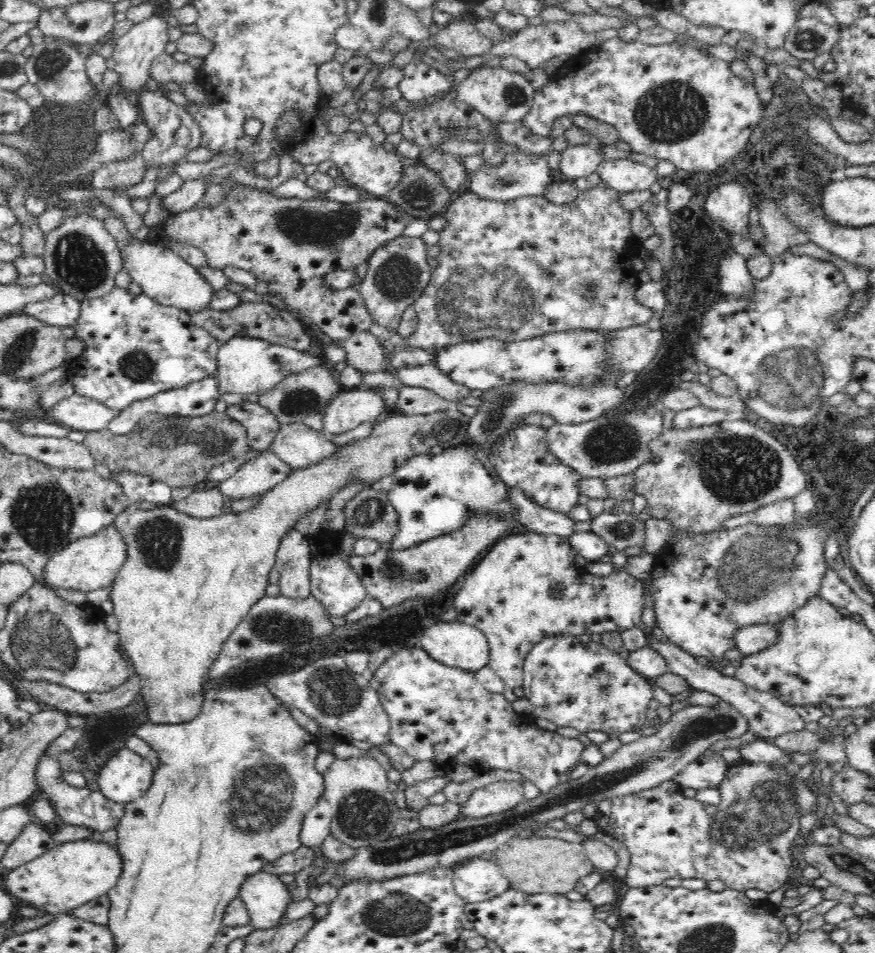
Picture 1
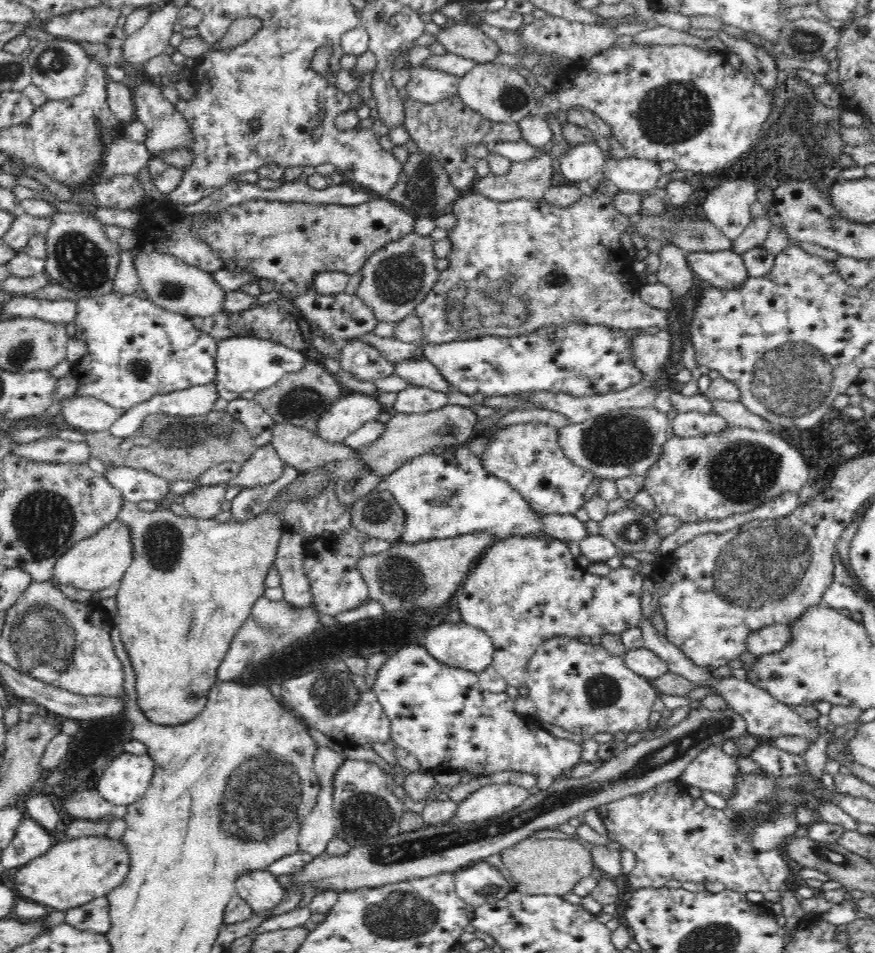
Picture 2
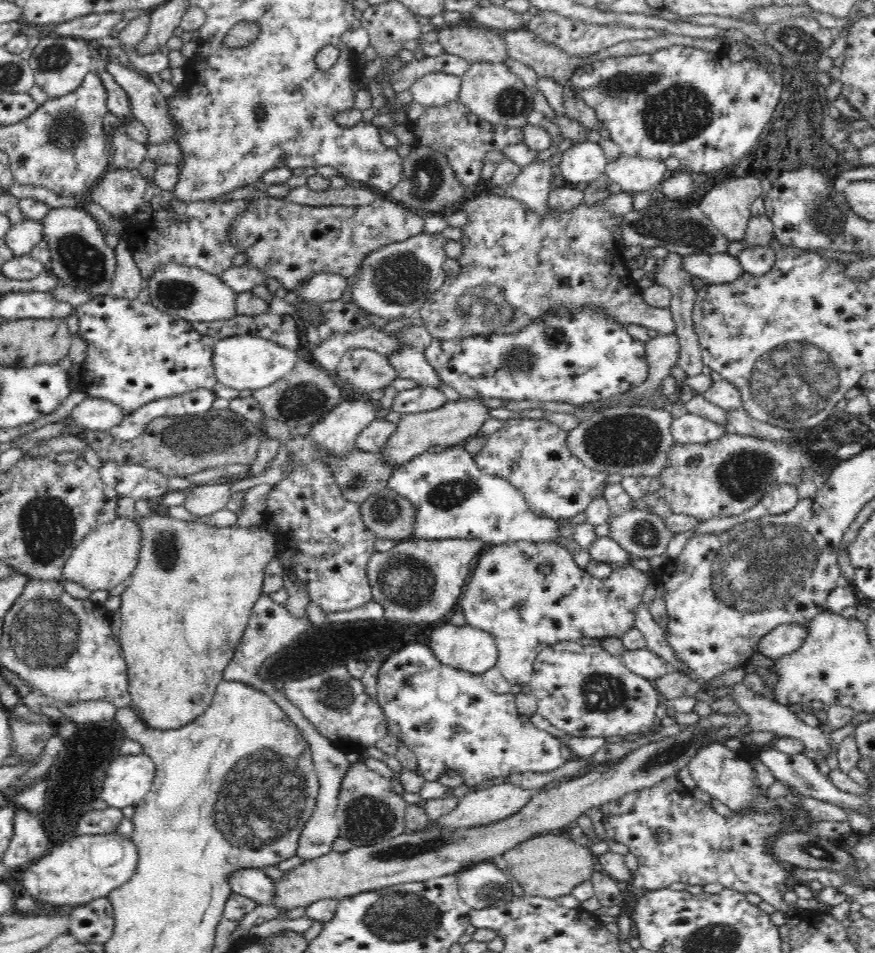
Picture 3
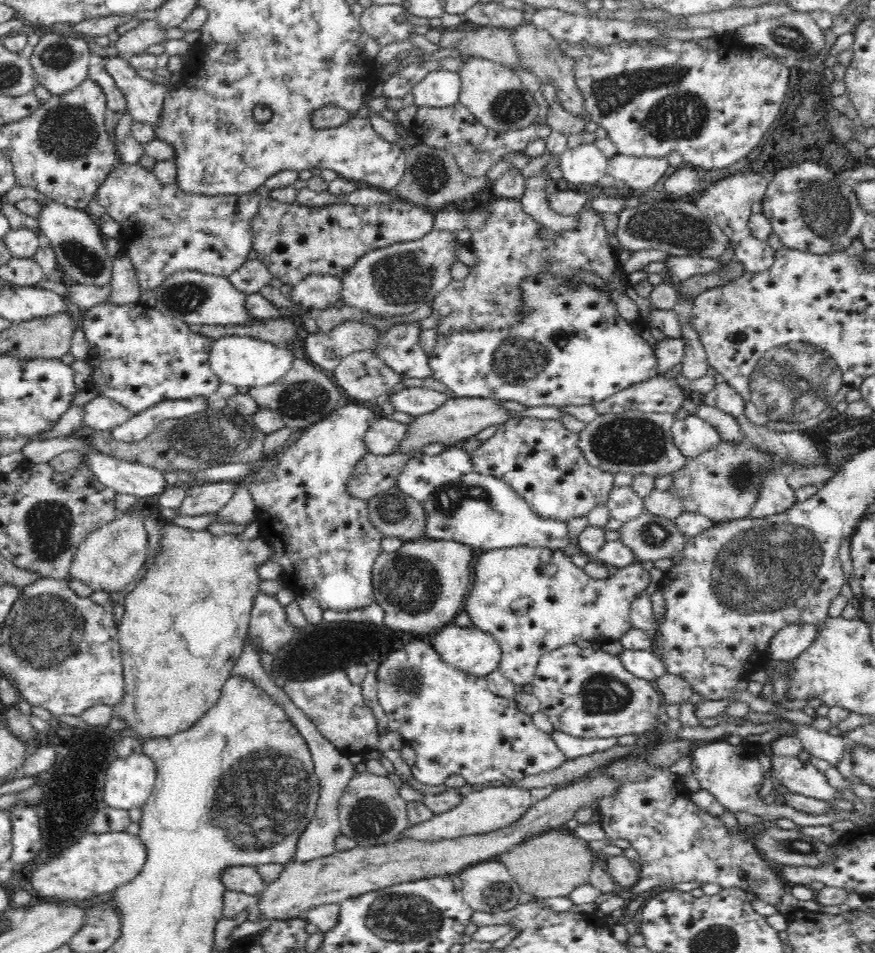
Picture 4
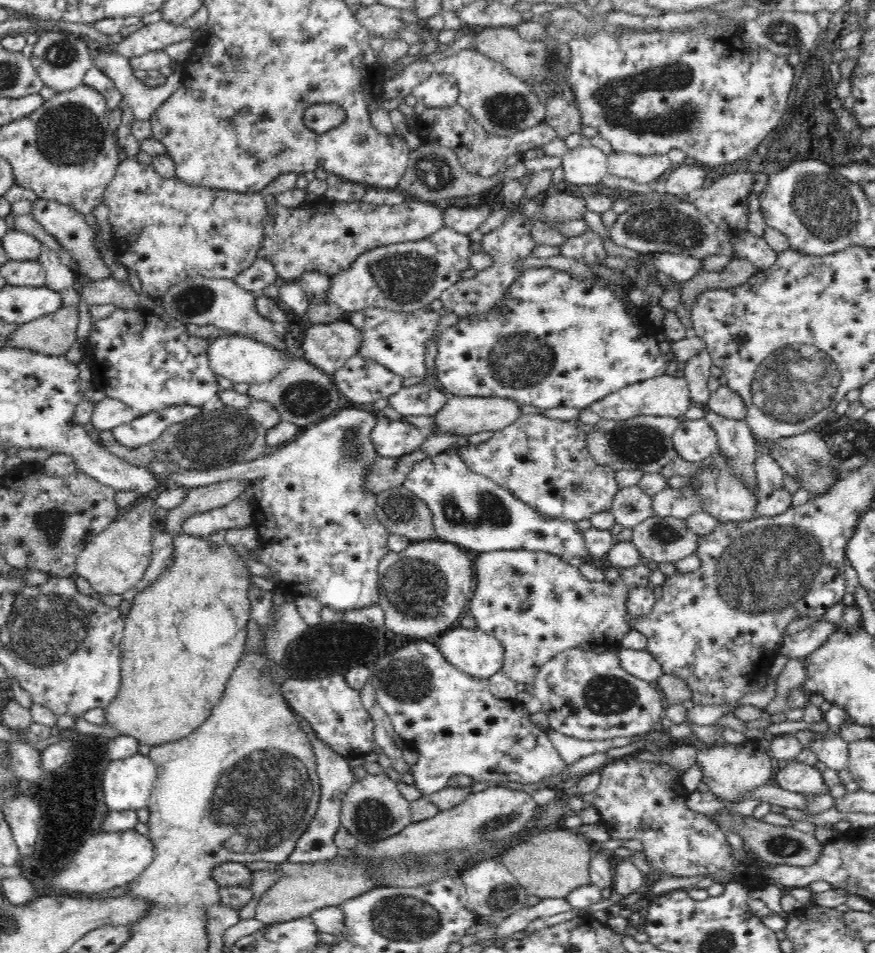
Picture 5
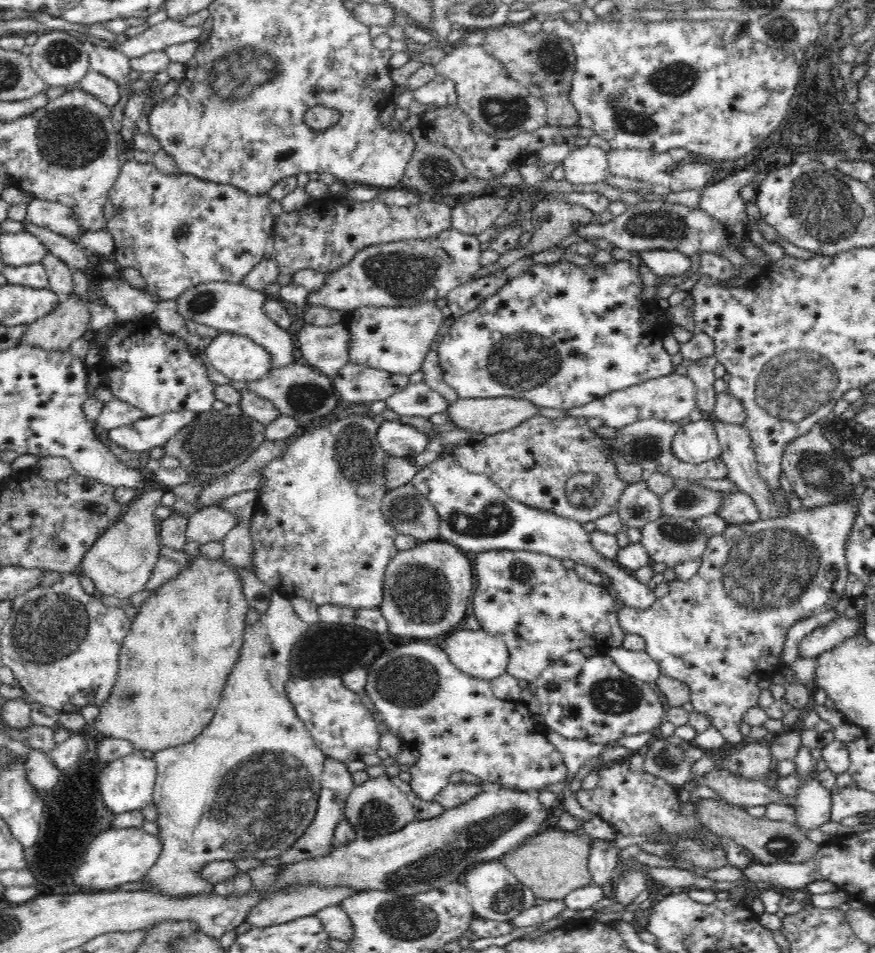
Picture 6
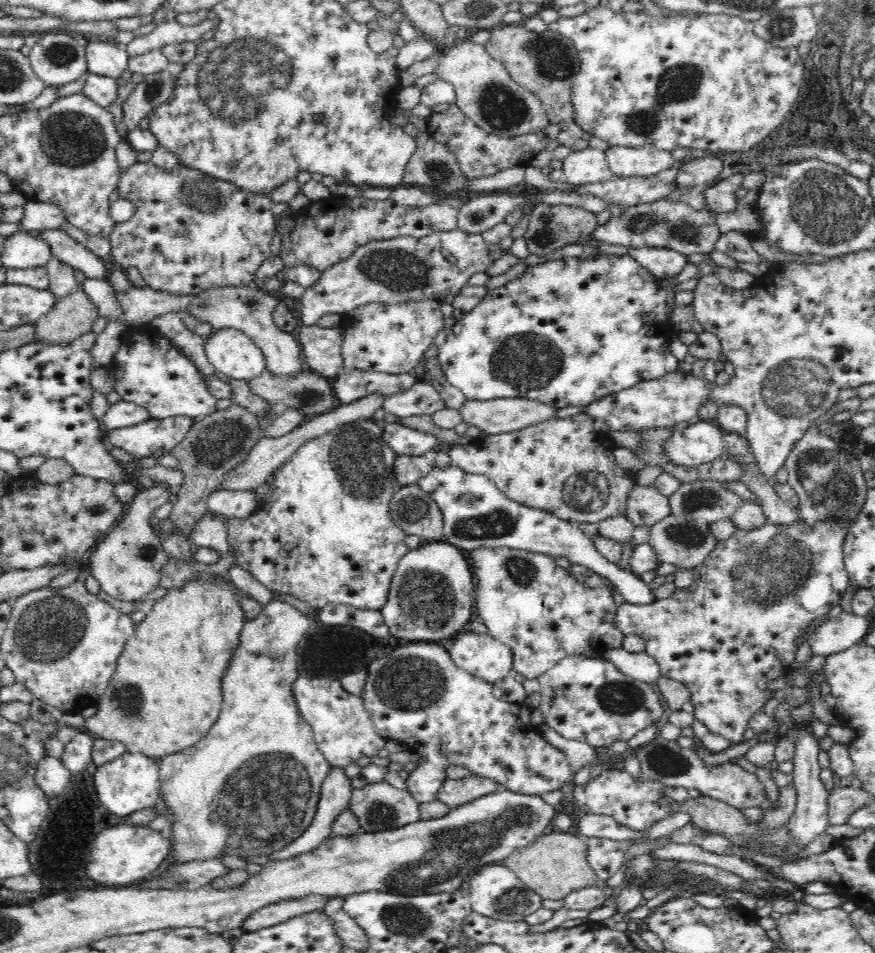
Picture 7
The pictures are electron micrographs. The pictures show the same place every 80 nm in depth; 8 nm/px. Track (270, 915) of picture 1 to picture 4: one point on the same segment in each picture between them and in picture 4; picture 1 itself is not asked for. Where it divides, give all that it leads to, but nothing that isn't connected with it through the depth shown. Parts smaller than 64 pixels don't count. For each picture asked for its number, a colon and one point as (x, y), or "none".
2: (261, 890)
3: (253, 883)
4: (238, 878)

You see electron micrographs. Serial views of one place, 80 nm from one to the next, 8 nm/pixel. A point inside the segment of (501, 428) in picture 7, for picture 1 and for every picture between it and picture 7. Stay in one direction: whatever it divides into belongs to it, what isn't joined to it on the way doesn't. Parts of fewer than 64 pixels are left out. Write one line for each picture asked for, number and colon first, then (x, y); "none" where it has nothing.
1: (188, 583)
2: (407, 435)
3: (450, 425)
4: (459, 418)
5: (461, 415)
6: (487, 416)

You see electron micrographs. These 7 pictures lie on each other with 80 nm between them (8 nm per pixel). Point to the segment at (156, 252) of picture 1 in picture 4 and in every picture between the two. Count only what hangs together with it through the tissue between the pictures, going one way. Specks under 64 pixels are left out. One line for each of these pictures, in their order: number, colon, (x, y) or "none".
2: (171, 284)
3: (190, 293)
4: (196, 298)

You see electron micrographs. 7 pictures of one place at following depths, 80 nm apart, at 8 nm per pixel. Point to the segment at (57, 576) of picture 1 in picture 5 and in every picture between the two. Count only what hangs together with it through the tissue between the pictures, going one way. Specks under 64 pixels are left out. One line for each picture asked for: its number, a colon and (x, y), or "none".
2: (100, 561)
3: (107, 557)
4: (110, 558)
5: (114, 562)

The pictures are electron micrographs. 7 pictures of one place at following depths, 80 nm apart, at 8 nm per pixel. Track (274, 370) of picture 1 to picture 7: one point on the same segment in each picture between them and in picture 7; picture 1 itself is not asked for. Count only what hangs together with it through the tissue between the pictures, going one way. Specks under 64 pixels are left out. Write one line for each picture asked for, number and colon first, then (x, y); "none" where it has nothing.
2: (243, 363)
3: (244, 362)
4: (240, 360)
5: (241, 359)
6: (237, 357)
7: (231, 352)

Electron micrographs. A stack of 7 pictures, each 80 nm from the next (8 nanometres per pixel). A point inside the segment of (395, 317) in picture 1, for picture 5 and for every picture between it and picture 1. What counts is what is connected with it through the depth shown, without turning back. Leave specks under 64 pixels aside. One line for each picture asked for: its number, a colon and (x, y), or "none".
2: (395, 279)
3: (396, 280)
4: (398, 279)
5: (407, 276)

